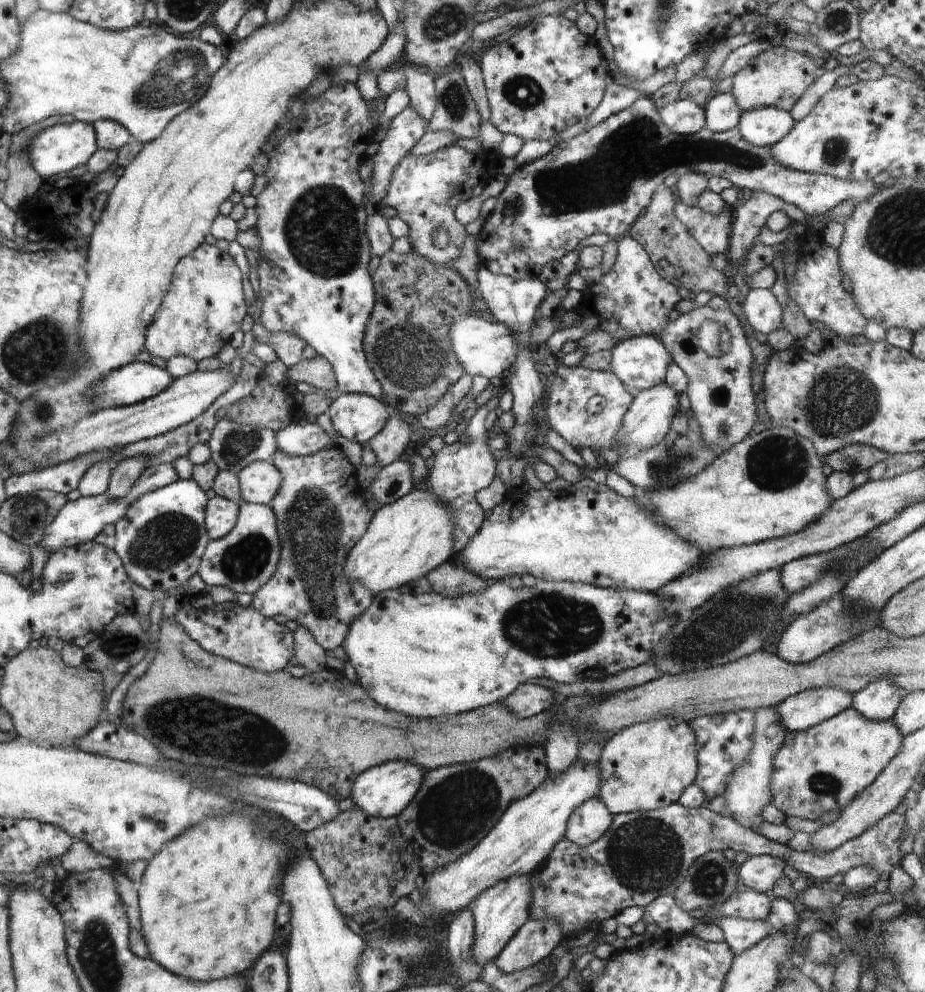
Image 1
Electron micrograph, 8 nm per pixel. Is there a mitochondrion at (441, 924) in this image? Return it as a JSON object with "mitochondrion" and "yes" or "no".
{"mitochondrion":"no"}

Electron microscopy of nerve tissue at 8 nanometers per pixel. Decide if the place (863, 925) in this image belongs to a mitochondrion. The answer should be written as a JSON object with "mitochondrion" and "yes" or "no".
{"mitochondrion":"no"}

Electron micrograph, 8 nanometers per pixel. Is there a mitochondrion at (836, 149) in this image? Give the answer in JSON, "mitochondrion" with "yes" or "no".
{"mitochondrion":"yes"}

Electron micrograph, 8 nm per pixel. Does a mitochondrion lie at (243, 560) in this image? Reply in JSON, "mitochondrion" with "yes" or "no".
{"mitochondrion":"yes"}

